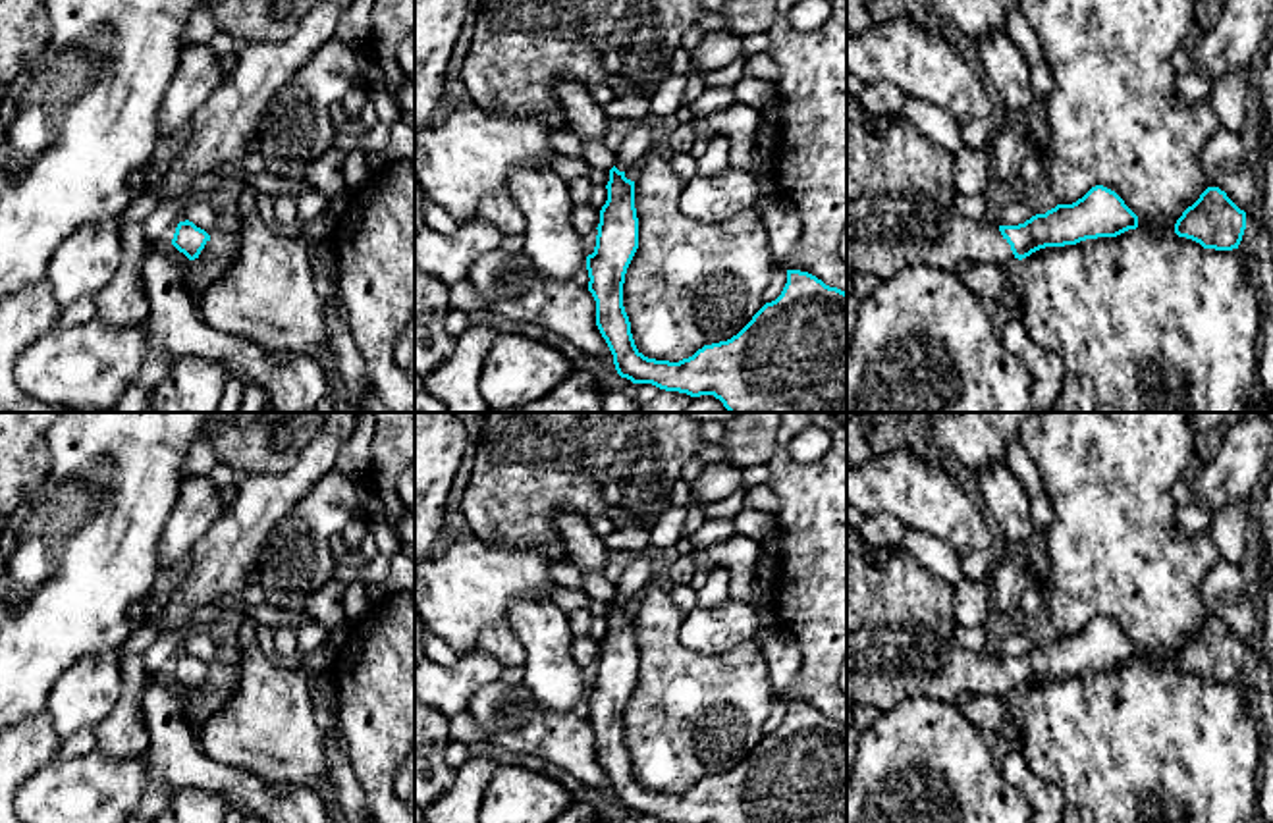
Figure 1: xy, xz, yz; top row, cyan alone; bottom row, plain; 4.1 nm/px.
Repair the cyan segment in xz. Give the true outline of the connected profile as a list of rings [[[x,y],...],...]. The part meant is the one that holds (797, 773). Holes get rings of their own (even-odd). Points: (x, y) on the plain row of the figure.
[[[613,597],[606,621],[608,632],[600,642],[596,678],[586,688],[586,702],[588,723],[596,732],[596,757],[621,810],[665,823],[847,823],[847,725],[800,702],[787,702],[781,727],[766,734],[731,771],[704,777],[679,794],[644,788],[635,777],[623,738],[625,705],[638,680],[635,613]]]

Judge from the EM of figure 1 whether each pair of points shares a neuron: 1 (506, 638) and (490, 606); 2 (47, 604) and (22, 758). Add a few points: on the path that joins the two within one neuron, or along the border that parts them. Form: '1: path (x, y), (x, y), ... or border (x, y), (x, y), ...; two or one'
1: border (504, 619), (488, 625), (475, 646); two
2: border (45, 710), (27, 716), (20, 723); two

